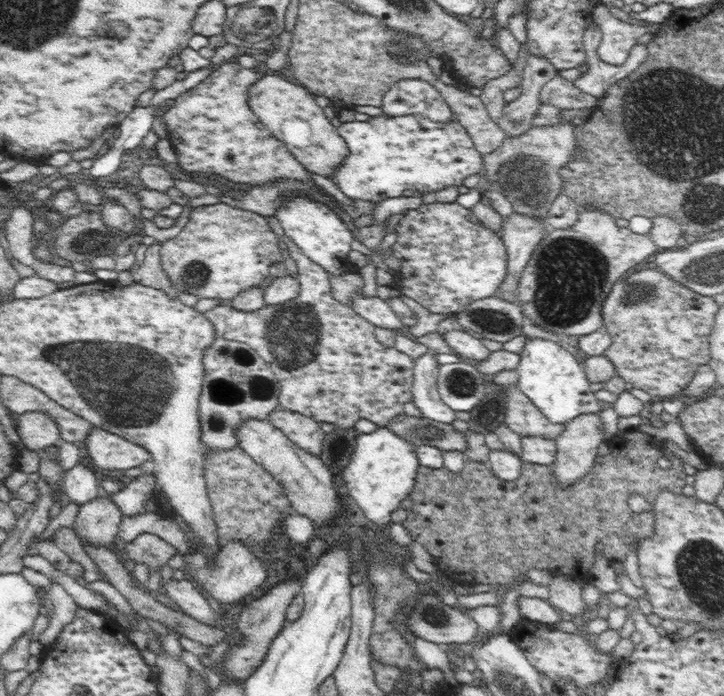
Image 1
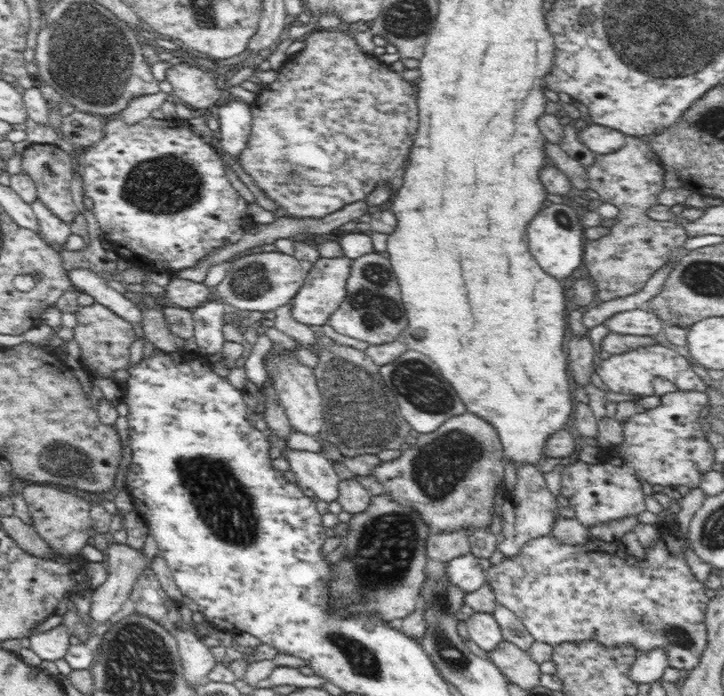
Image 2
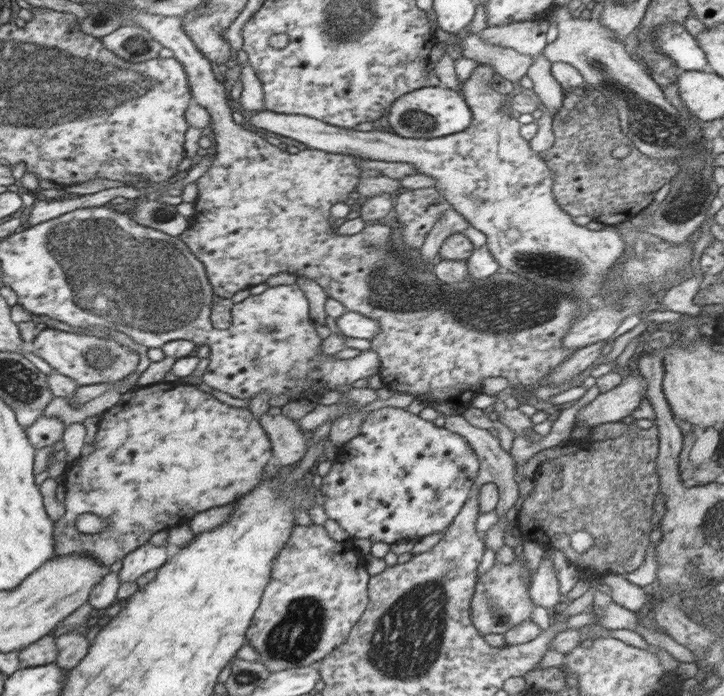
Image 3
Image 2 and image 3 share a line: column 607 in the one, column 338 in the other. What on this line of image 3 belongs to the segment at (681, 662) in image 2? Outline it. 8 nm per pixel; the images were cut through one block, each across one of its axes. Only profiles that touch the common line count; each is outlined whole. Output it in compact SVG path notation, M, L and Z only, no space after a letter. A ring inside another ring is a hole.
M295 525L274 560L268 588L264 588L264 596L248 628L248 644L258 652L258 662L266 665L270 673L320 662L348 639L353 626L367 610L370 578L364 556L354 550L351 539L337 542L322 525Z

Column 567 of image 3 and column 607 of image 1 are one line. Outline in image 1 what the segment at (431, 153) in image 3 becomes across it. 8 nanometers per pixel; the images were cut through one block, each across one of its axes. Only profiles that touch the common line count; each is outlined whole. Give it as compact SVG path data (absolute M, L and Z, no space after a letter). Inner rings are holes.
M586 209L579 219L568 228L549 230L536 246L518 282L517 298L522 301L521 310L532 323L554 334L566 334L575 339L602 330L601 308L612 284L626 274L630 268L644 266L640 262L650 260L660 250L650 236L639 235L628 227L616 225L616 219L600 209Z

